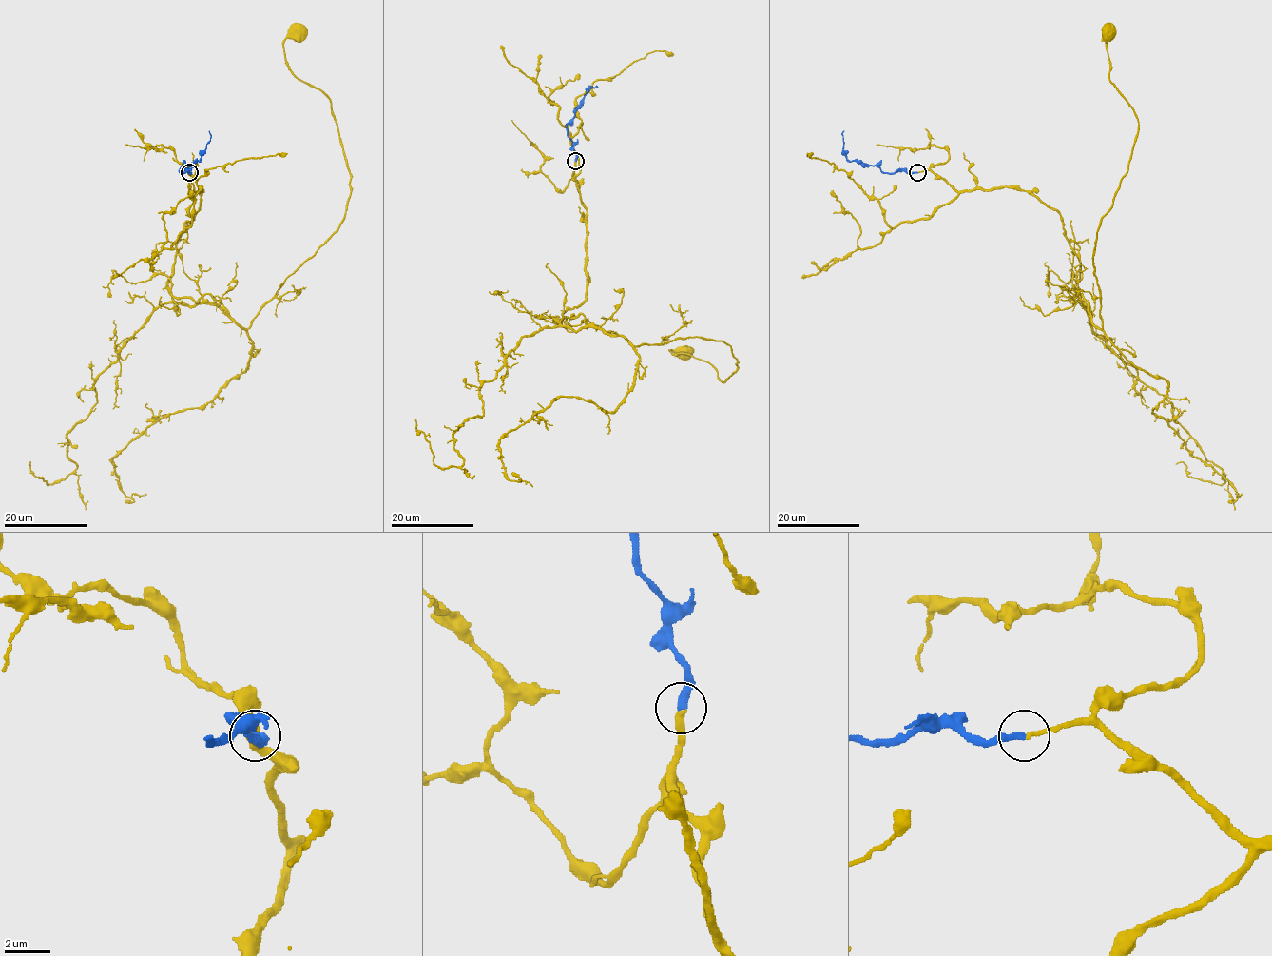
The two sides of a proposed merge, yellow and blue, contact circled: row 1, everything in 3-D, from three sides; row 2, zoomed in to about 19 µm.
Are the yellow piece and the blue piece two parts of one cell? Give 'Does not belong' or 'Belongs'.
Belongs

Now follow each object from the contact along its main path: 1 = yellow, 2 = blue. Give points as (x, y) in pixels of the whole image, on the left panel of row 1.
1: (188, 172), (200, 207), (169, 294), (247, 328), (336, 231), (351, 191), (331, 101), (288, 65), (296, 33)
2: (188, 172), (181, 171), (184, 165), (199, 161), (210, 139), (208, 131)

